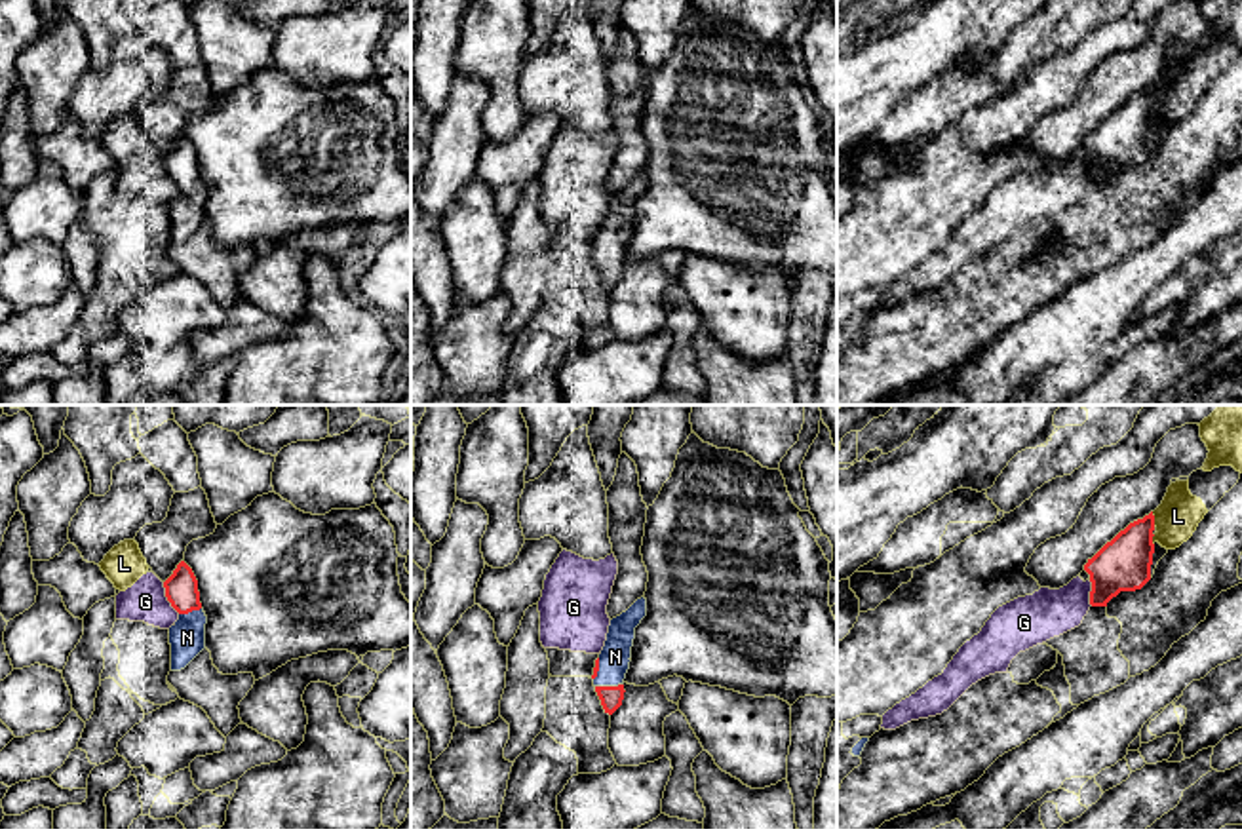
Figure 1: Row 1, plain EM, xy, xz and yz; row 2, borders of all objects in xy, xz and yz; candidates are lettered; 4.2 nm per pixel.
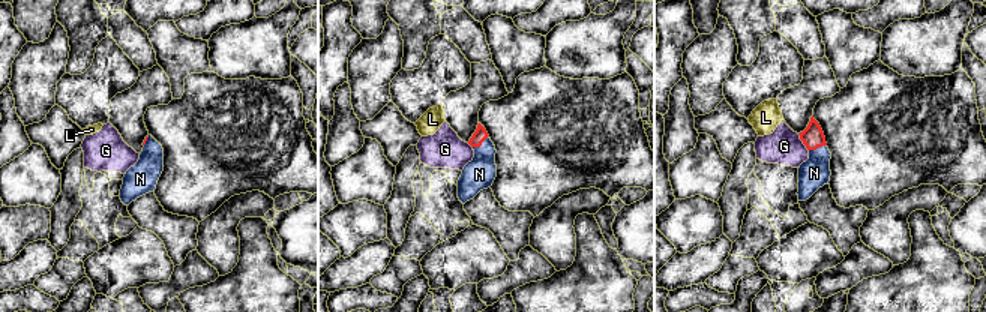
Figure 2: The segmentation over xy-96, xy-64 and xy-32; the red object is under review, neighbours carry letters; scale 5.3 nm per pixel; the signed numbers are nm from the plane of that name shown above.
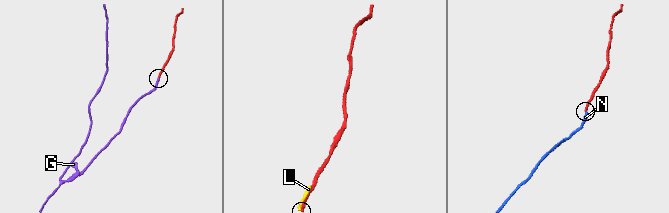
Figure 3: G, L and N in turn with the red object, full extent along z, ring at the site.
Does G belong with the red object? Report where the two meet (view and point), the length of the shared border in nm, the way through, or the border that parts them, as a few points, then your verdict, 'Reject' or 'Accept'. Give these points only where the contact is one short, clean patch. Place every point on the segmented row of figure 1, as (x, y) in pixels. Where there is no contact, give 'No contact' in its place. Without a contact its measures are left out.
Touches red at xy (166, 596). Shared border 150 nm. Reject

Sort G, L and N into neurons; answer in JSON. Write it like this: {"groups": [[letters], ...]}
{"groups": [["G", "L"], ["N"]]}

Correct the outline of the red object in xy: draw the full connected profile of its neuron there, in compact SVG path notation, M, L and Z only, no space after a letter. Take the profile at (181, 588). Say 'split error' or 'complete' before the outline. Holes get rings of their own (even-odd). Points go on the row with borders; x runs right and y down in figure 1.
split error; M184 561L164 588L167 601L179 612L179 620L169 627L169 645L171 671L181 671L205 648L207 616L200 603L198 580Z

